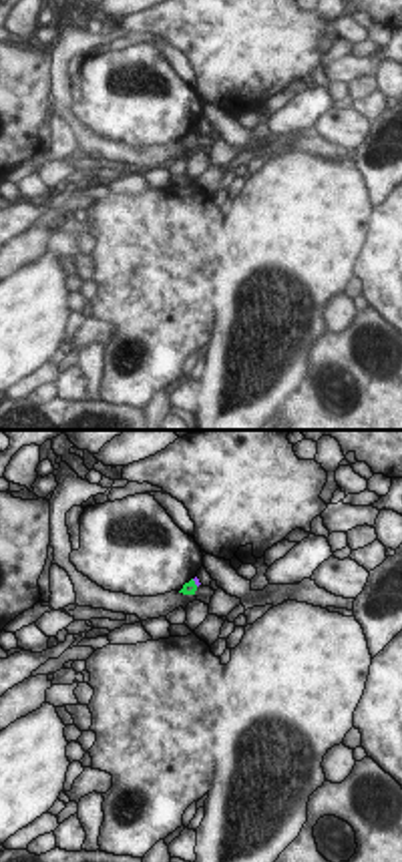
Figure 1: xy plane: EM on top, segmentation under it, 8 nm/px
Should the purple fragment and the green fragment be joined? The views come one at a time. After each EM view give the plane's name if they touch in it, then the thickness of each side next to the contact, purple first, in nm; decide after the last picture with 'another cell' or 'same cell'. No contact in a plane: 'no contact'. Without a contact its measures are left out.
meets purple in xy; 50 nm thick on the purple side, 100 nm on the other

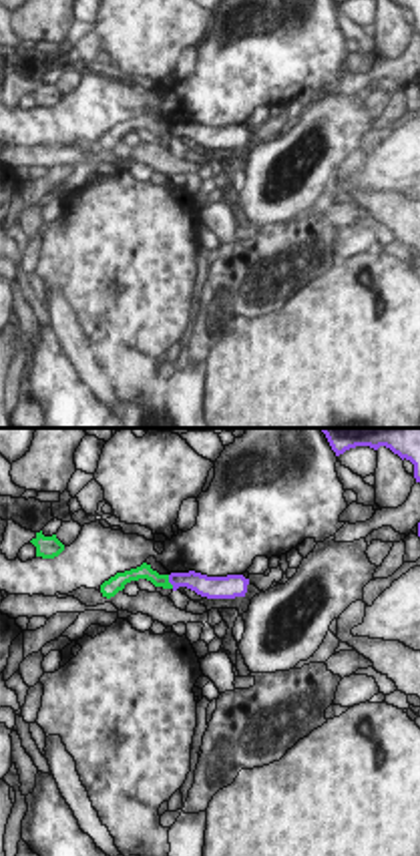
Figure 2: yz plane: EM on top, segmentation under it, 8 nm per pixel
meets purple in yz; 160 nm thick on the purple side, 120 nm on the other

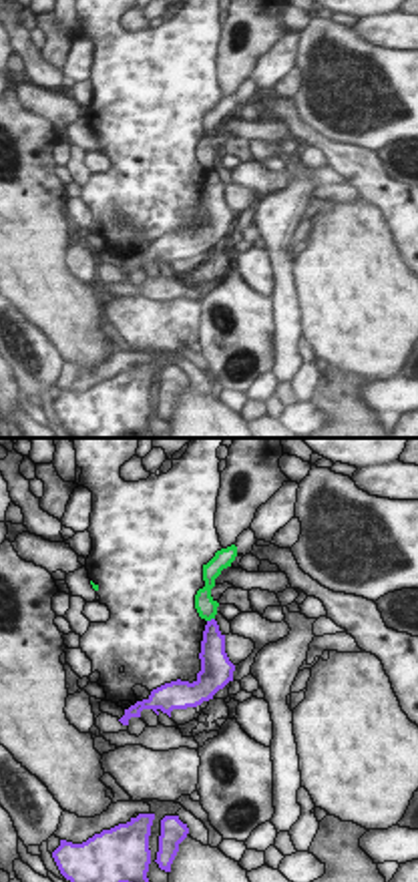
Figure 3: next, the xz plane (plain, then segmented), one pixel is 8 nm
meets purple in xz; 190 nm thick on the purple side, 160 nm on the other

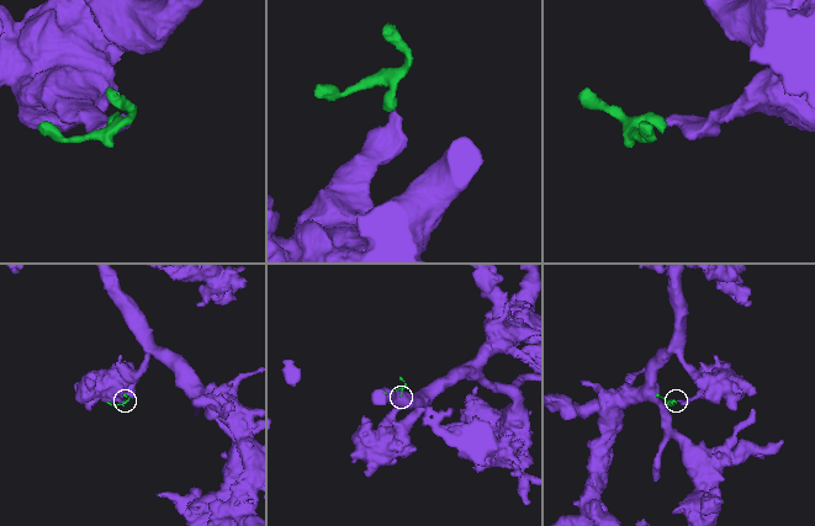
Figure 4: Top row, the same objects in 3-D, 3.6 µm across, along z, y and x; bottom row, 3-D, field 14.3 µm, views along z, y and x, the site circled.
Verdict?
another cell

